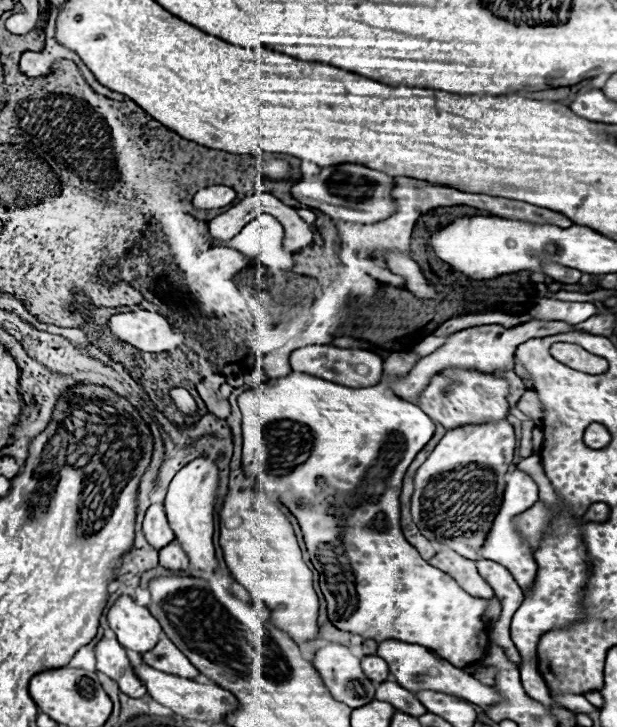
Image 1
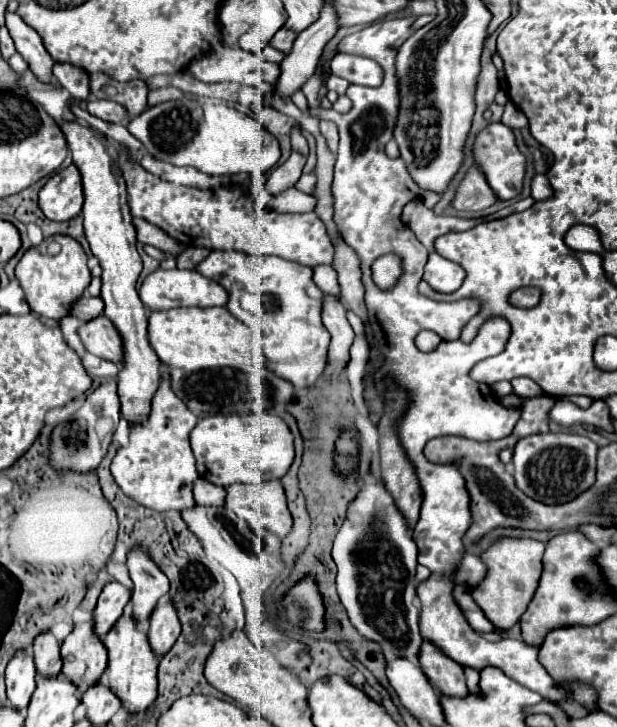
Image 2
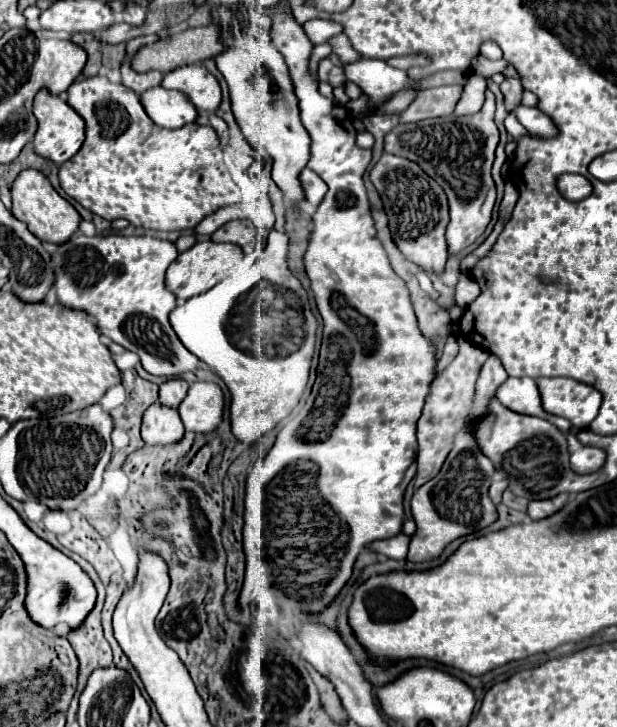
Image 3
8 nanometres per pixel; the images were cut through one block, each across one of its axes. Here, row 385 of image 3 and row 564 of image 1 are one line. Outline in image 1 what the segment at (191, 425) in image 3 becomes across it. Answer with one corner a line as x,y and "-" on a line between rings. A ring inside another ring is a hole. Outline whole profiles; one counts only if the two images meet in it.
200,456
192,462
188,462
170,482
164,506
168,510
168,520
172,522
172,530
176,538
180,538
180,544
184,546
190,564
200,570
214,570
218,566
218,560
214,558
214,546
212,546
212,532
214,532
214,506
218,500
218,474
216,460
208,456

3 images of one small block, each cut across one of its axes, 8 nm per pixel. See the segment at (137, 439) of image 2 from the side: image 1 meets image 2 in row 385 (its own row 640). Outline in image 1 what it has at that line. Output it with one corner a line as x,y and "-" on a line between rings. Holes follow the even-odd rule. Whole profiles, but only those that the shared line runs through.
162,636
152,650
144,652
142,660
148,662
148,666
156,666
156,670
168,670
168,674
180,674
184,678
196,678
200,674
166,636

